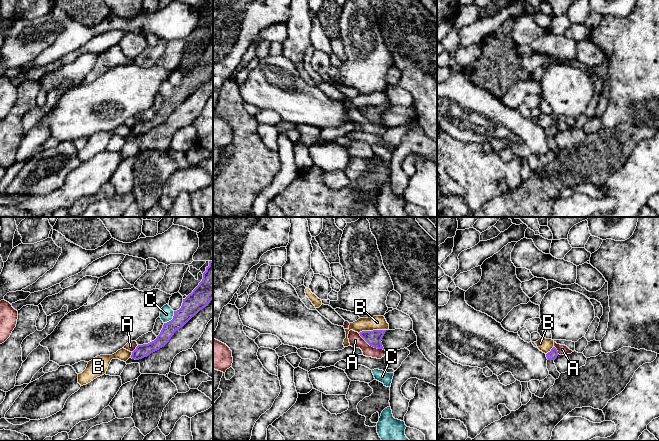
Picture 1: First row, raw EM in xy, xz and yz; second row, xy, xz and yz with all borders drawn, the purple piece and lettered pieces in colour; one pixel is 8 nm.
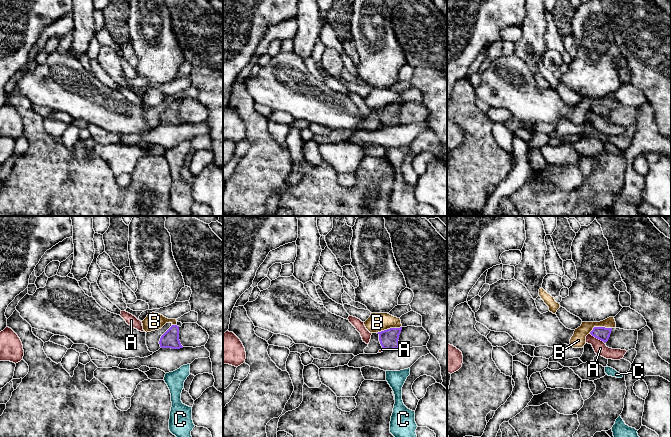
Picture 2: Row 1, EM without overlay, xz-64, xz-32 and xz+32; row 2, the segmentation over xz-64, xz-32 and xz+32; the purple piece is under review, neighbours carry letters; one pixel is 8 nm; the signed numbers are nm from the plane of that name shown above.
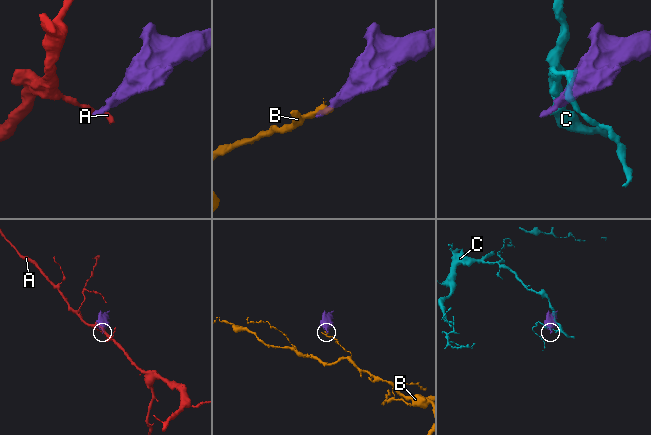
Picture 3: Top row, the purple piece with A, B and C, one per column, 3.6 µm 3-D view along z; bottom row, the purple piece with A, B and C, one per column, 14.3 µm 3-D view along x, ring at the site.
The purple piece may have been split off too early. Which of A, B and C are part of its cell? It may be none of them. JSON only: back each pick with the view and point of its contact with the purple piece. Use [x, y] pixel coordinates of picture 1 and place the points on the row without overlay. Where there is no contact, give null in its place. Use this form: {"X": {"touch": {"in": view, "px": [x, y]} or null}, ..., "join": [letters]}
{"join": []}

